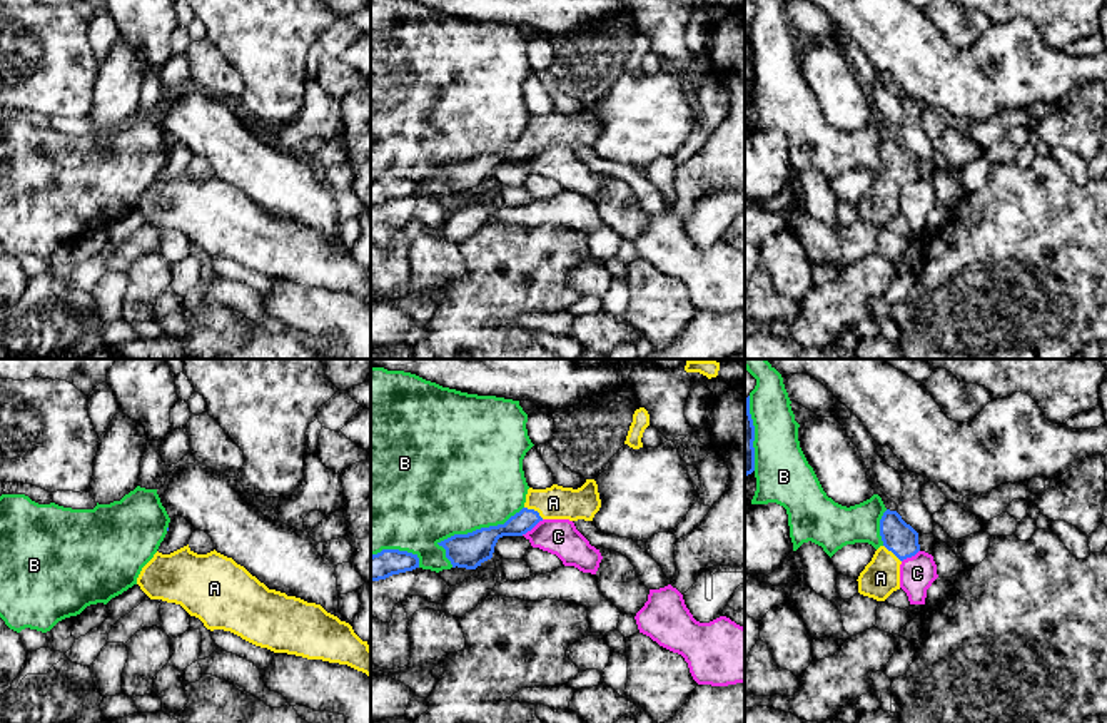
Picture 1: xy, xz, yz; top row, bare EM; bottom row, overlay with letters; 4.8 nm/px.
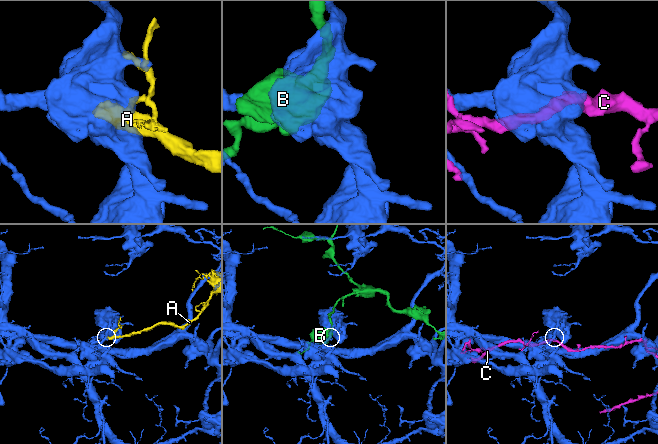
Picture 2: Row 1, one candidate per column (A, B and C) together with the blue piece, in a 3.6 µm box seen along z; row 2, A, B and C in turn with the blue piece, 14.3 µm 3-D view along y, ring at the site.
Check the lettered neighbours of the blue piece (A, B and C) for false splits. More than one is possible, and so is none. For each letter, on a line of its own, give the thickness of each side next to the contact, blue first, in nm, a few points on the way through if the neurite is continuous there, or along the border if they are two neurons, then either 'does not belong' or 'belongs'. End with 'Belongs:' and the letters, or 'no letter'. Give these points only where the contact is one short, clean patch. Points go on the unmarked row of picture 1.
A: calibres 110 and 160 nm; belongs
B: calibres 160 and 500 nm; does not belong
C: calibres 130 and 180 nm; does not belong
Belongs: A

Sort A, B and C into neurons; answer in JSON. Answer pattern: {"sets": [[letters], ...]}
{"sets": [["A"], ["B"], ["C"]]}

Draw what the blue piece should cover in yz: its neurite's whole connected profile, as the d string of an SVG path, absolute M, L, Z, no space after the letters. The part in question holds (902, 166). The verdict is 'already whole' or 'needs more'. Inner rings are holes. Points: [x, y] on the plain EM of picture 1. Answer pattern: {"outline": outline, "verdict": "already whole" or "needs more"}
{"outline": "M887 135L880 145L880 162L883 172L900 187L920 177L918 159L907 150L897 137Z", "verdict": "already whole"}

